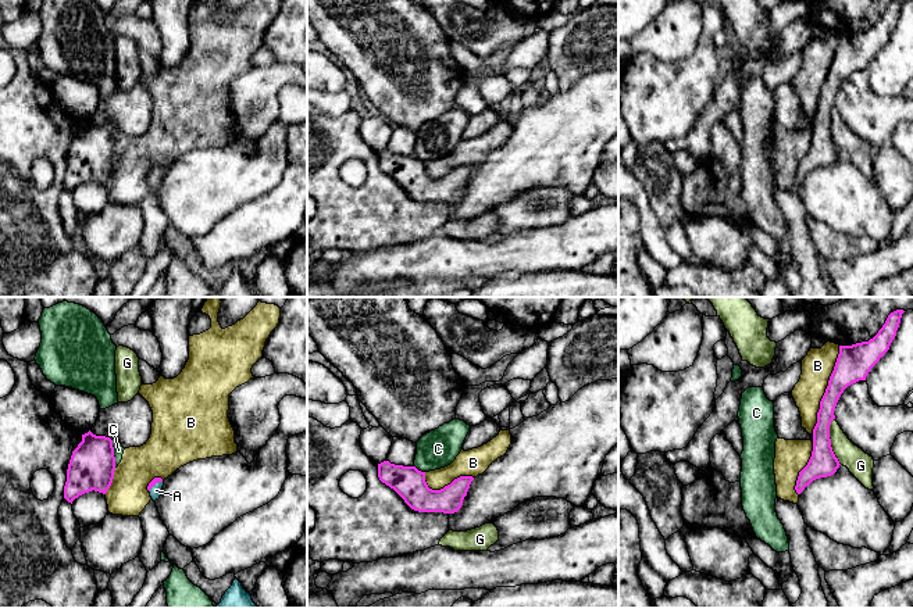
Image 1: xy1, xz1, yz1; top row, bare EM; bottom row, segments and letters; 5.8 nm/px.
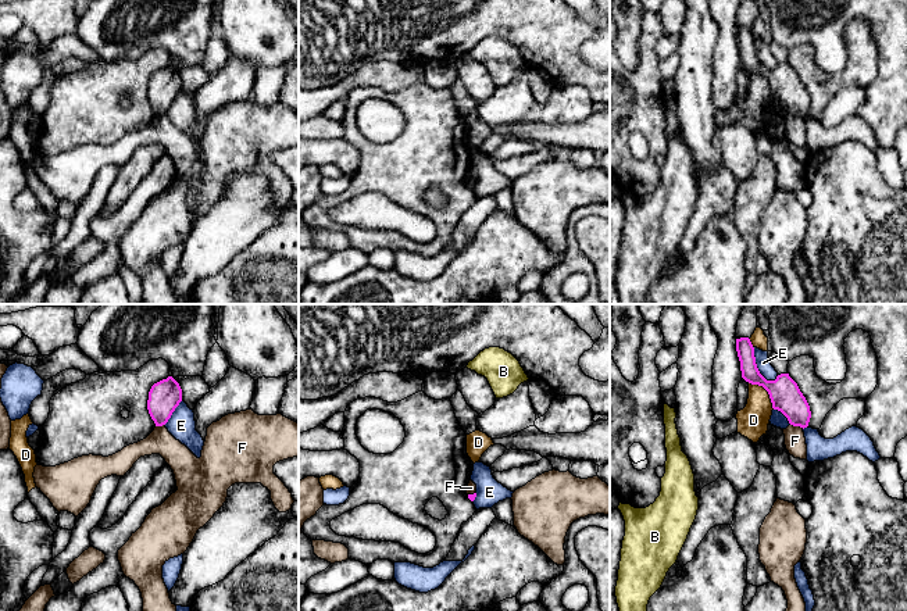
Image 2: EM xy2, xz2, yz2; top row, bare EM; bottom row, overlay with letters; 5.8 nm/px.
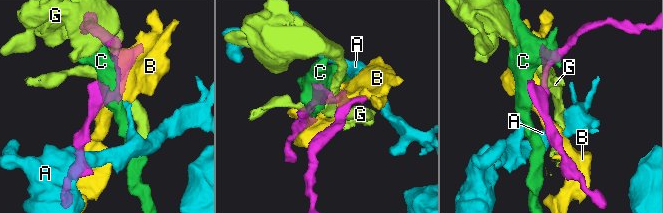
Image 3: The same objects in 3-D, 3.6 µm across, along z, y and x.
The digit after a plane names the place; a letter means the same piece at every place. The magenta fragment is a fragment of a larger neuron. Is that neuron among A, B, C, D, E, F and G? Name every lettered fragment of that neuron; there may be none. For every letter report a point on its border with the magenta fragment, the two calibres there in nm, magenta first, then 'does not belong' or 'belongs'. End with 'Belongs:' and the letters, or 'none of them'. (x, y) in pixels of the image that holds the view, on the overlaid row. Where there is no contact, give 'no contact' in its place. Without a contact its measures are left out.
A: xy1 (154, 483) | 40/70 nm | belongs
B: yz1 (826, 390) | 200/180 nm | does not belong
C: xy1 (113, 454) | 260/60 nm | does not belong
D: yz2 (766, 389) | 180/180 nm | does not belong
E: yz2 (756, 367) | 180/80 nm | does not belong
F: yz2 (797, 425) | 180/120 nm | does not belong
G: yz1 (830, 442) | 160/150 nm | does not belong
Belongs: A

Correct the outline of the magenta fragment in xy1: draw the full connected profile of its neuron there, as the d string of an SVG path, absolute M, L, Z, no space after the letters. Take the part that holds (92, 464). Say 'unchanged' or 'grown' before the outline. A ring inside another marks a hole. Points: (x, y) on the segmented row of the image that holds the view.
unchanged | M89 430L82 434L82 441L72 451L64 498L72 504L75 498L92 490L106 494L113 483L114 471L113 440Z

